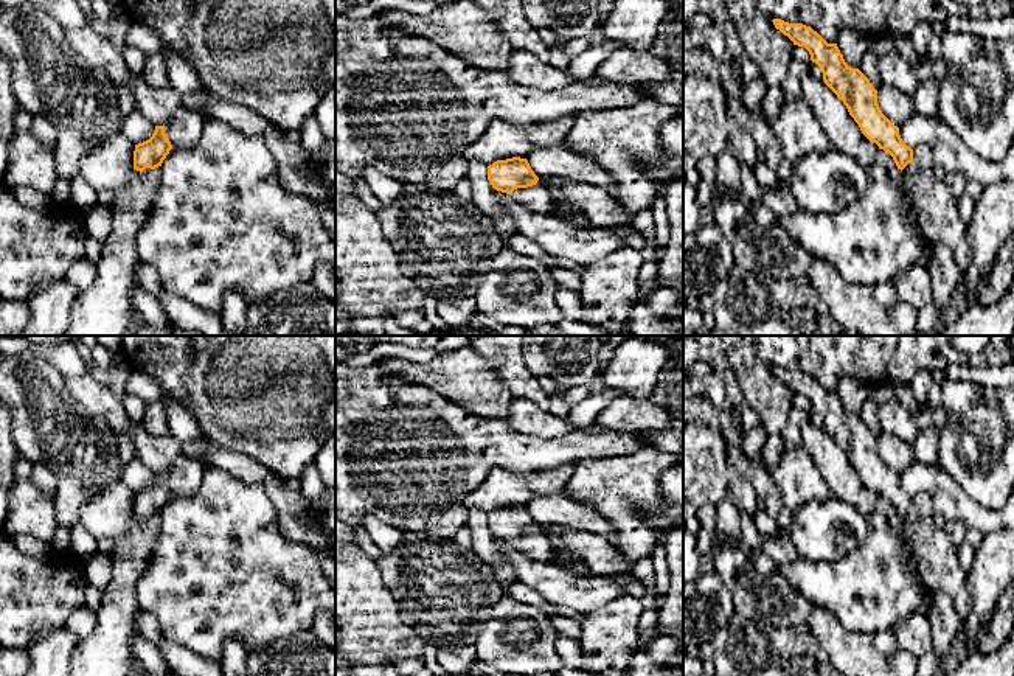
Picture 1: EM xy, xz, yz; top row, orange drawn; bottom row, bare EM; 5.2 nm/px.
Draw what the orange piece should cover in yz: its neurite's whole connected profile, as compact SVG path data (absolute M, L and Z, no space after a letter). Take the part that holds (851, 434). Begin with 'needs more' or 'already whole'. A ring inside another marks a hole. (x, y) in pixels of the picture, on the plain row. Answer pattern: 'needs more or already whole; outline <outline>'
needs more; outline M781 367L772 370L793 393L809 399L811 409L821 416L825 432L843 449L862 482L893 505L898 517L905 522L908 549L915 555L924 584L944 591L964 620L971 611L971 597L967 572L958 564L957 545L932 517L922 517L913 508L913 497L902 490L899 476L882 462L877 438L870 427L845 410L837 392L828 392L811 375Z

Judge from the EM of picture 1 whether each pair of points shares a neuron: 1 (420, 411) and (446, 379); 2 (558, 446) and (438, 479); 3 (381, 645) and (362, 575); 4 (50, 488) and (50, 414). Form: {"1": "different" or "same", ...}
{"1": "different", "2": "same", "3": "same", "4": "different"}

